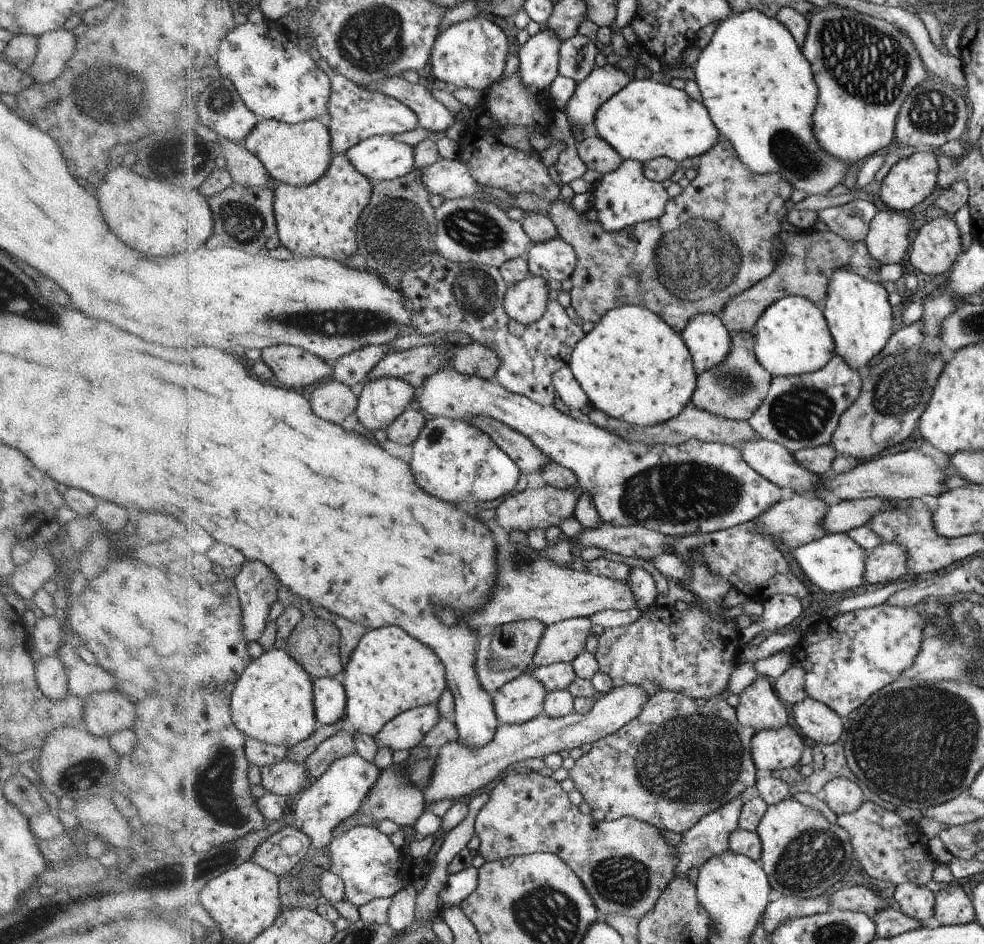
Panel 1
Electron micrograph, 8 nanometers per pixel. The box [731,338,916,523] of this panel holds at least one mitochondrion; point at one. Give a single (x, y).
(799, 413)

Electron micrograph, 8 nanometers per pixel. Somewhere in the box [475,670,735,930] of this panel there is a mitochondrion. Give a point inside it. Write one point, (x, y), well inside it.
(624, 881)

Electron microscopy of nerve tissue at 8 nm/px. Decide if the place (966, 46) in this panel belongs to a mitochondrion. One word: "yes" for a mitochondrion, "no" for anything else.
no

